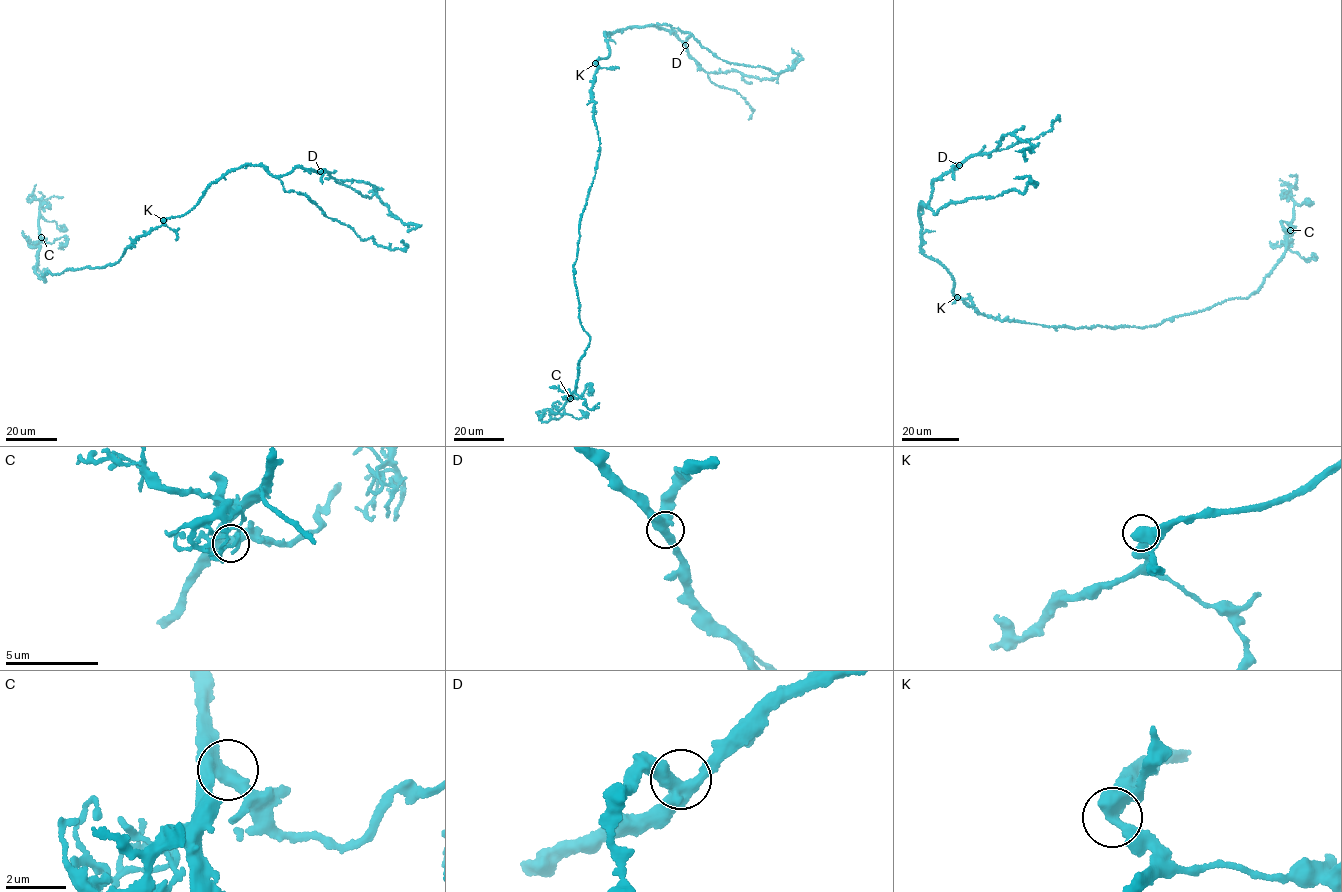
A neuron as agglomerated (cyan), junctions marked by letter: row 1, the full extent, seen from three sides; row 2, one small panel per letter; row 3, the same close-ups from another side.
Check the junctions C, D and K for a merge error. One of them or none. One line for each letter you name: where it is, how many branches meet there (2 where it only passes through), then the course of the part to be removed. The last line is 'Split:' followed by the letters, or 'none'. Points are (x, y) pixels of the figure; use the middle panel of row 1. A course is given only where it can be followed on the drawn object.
Split: none

